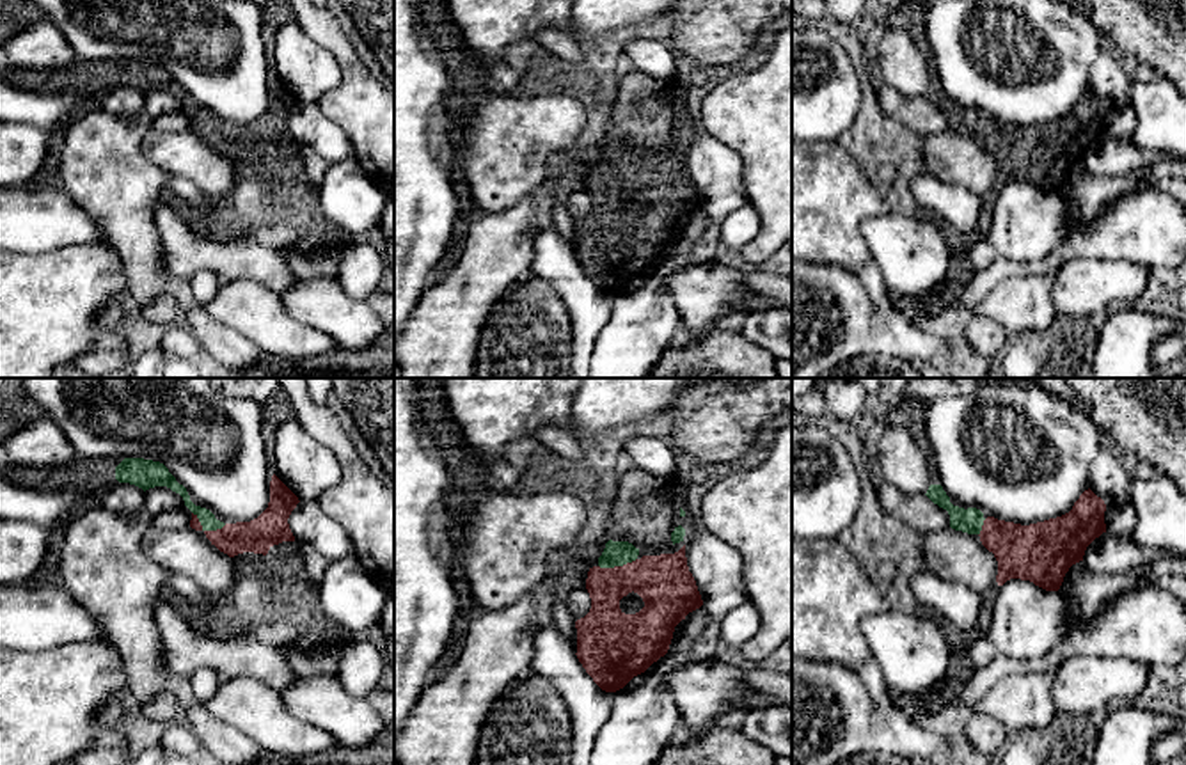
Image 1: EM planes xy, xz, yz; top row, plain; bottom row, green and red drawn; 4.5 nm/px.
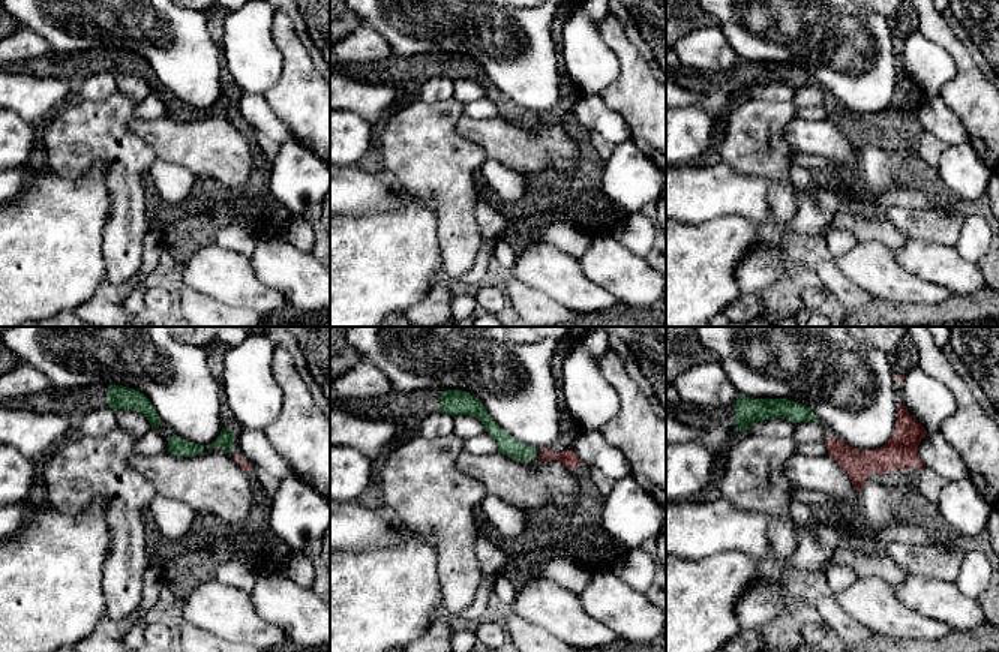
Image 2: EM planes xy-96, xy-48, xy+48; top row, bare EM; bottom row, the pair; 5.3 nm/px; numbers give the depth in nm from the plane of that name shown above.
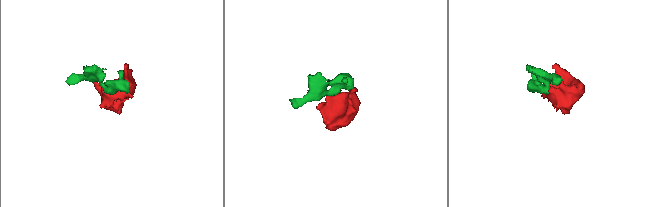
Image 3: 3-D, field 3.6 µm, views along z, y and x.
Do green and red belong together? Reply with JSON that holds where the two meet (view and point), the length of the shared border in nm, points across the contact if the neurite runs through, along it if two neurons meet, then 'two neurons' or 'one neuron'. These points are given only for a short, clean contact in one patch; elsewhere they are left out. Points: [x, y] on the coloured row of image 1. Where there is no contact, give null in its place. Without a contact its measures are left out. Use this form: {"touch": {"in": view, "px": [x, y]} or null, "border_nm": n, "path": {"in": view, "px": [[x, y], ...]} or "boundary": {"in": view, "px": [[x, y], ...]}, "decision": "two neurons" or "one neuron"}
{"touch": {"in": "xy", "px": [206, 529]}, "border_nm": 170, "decision": "one neuron"}

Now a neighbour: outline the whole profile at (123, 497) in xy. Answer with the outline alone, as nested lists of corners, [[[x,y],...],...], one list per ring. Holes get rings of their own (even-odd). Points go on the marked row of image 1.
[[[121,483],[110,488],[98,502],[114,511],[140,509],[146,508],[146,492],[135,485]]]

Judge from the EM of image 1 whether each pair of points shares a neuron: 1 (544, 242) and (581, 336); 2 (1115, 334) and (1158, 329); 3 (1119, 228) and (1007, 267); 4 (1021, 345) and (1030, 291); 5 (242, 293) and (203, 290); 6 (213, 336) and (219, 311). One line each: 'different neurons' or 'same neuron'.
1: same neuron
2: same neuron
3: same neuron
4: different neurons
5: different neurons
6: different neurons

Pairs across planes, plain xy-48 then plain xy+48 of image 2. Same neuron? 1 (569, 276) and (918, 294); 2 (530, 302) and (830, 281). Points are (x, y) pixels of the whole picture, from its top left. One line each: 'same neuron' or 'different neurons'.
1: same neuron
2: same neuron

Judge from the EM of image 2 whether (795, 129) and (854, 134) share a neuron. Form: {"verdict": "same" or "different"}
{"verdict": "different"}

